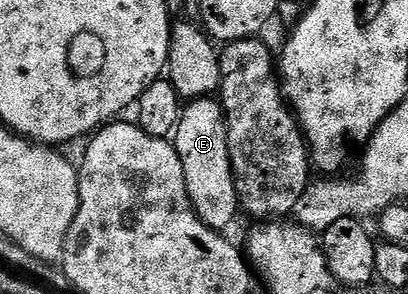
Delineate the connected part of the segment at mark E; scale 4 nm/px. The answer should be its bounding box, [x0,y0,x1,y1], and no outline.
[174,98,241,232]

